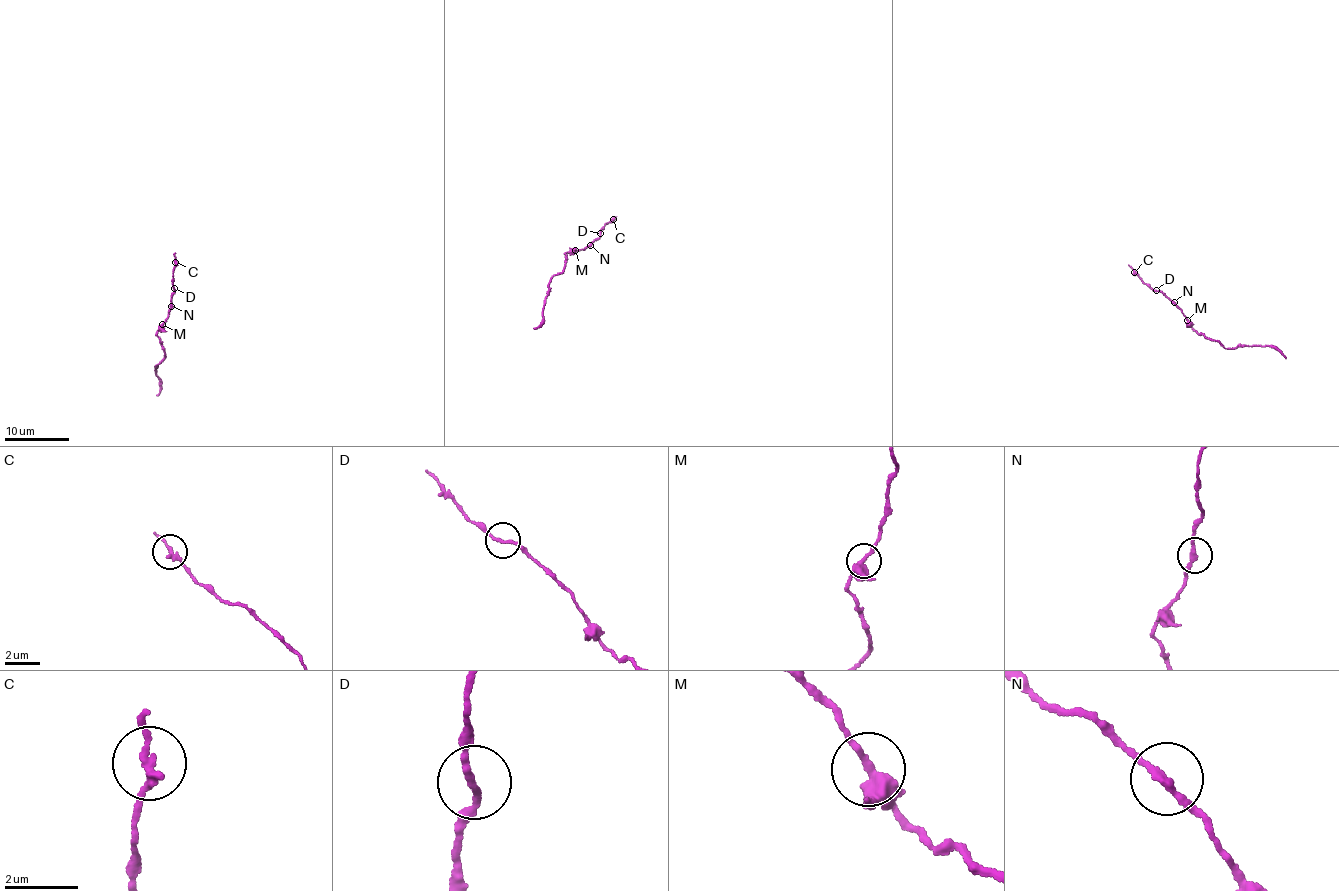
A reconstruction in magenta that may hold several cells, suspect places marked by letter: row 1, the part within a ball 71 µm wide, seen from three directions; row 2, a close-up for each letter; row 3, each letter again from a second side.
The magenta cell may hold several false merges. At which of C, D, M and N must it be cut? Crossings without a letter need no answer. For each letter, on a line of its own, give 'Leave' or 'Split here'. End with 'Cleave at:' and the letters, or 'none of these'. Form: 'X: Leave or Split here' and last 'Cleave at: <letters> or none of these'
C: Leave
D: Leave
M: Leave
N: Leave
Cleave at: none of these

